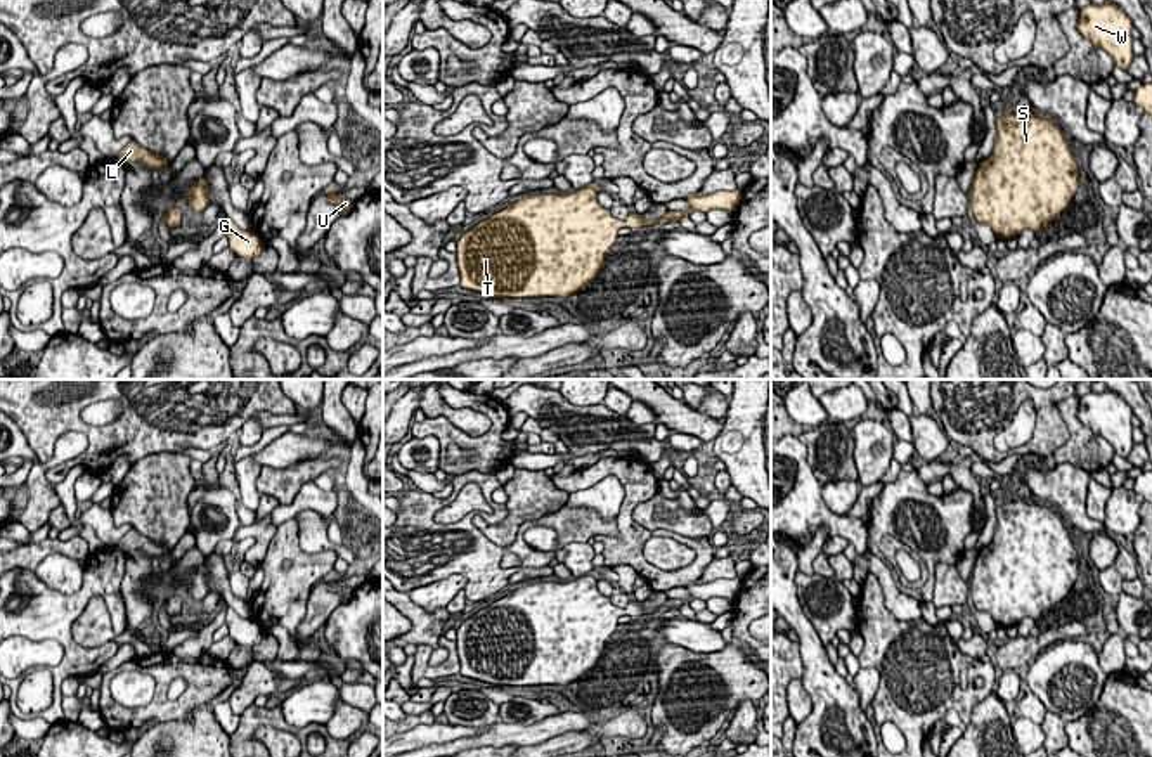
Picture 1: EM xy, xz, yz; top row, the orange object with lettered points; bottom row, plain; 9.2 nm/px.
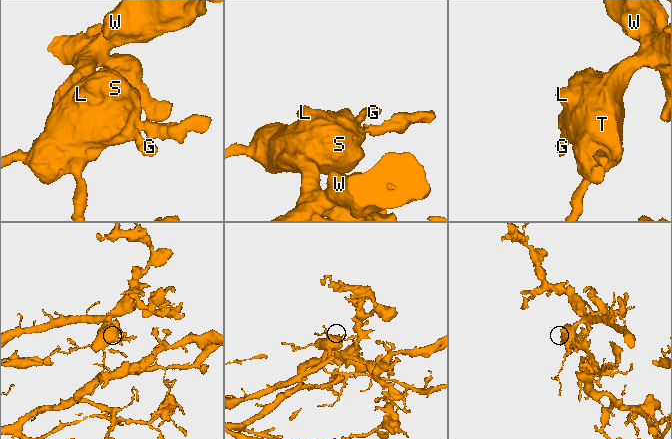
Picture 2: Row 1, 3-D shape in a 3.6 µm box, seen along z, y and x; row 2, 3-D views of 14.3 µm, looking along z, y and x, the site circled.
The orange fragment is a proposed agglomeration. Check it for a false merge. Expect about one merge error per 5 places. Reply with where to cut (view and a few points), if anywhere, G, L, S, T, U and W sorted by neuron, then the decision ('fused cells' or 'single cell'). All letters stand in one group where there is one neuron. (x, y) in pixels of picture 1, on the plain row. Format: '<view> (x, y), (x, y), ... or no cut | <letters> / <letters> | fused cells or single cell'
no cut | G L S T U W | single cell

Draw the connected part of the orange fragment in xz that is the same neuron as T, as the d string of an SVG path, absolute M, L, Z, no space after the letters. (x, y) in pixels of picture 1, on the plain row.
M596 573L572 582L530 584L482 608L456 629L459 674L494 686L566 686L594 670L622 615L639 618L658 610L681 610L693 599L735 599L741 584L741 579L691 582L686 586L688 599L669 598L662 606L639 606L631 601L625 608L615 606L598 591Z

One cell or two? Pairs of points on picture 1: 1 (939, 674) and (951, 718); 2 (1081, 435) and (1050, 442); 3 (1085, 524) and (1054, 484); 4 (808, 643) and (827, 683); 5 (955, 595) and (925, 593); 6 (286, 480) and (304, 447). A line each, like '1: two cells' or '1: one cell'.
1: two cells
2: two cells
3: one cell
4: one cell
5: two cells
6: two cells

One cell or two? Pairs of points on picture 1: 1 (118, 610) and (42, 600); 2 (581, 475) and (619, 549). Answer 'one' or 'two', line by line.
1: one
2: one

